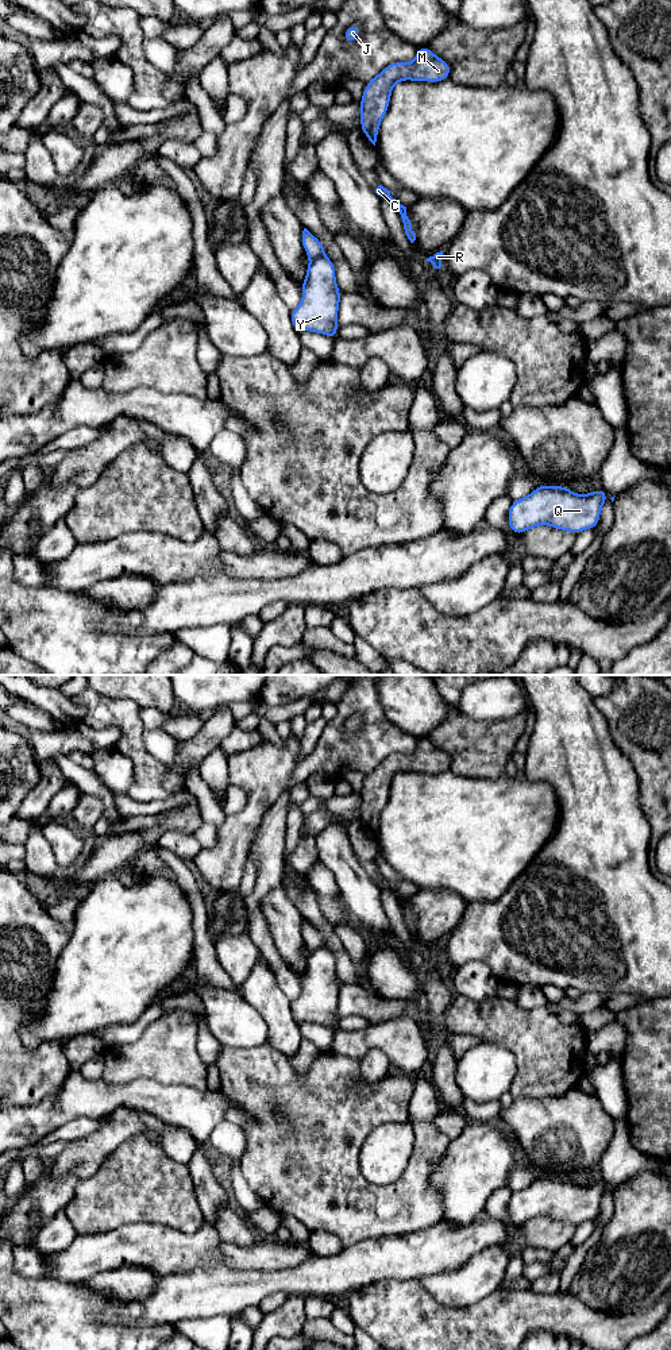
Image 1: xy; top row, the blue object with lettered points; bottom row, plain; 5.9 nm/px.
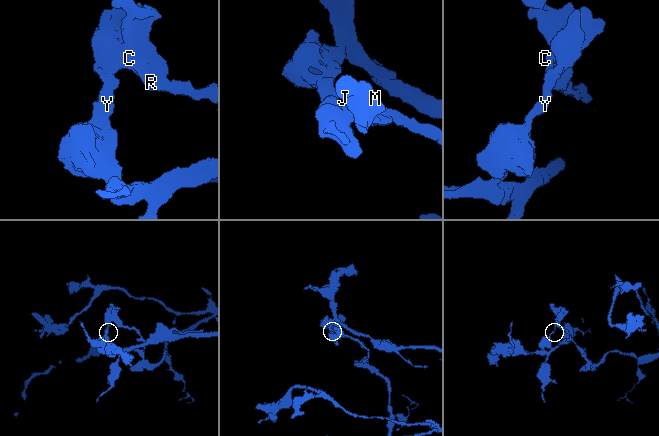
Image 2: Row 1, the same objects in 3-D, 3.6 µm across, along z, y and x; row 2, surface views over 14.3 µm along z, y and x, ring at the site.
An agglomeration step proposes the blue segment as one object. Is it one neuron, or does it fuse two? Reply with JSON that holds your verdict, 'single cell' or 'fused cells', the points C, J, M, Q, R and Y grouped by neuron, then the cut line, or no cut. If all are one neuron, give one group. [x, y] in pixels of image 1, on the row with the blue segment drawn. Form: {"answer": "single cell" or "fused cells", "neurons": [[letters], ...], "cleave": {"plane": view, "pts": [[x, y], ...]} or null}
{"answer": "fused cells", "neurons": [["C", "J", "M", "R"], ["Q", "Y"]], "cleave": {"plane": "xy", "pts": [[323, 254], [311, 259]]}}

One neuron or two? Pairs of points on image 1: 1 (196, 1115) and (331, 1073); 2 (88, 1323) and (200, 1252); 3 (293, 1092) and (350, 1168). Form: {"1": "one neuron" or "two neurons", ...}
{"1": "two neurons", "2": "two neurons", "3": "one neuron"}

